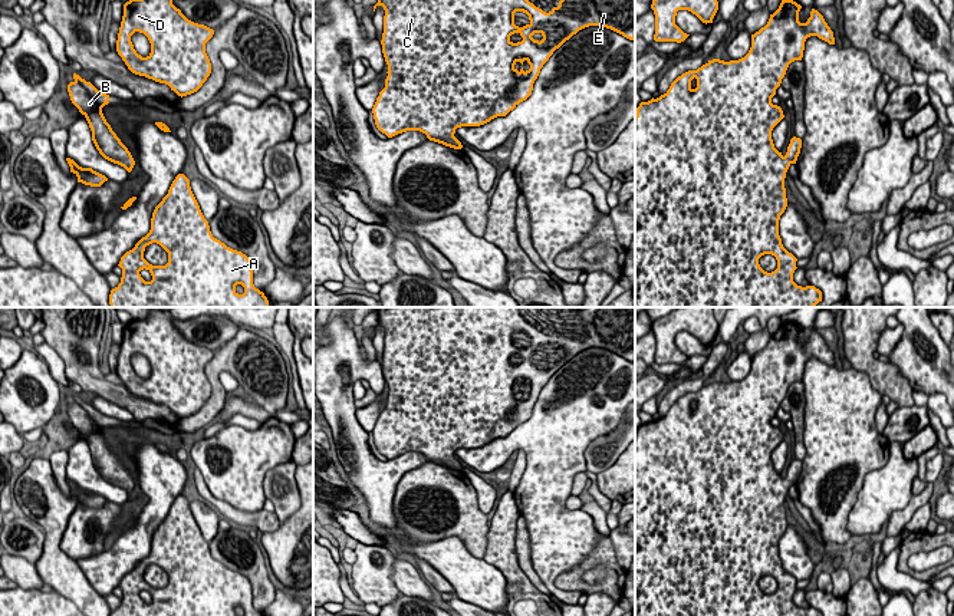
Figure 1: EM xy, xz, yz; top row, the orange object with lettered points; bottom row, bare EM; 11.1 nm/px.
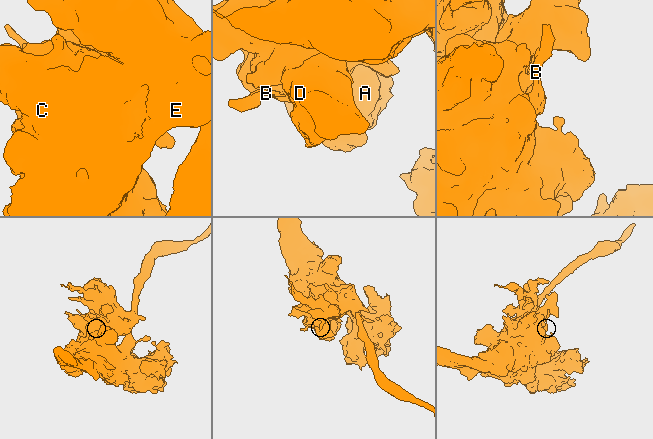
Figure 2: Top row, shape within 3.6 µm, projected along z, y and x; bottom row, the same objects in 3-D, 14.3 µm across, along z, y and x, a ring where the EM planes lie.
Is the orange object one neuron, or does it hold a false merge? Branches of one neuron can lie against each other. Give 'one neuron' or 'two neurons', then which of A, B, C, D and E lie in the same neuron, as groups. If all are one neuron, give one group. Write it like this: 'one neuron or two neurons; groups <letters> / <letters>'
two neurons; groups A C D E / B

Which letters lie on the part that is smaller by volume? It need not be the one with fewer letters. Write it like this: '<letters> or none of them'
B

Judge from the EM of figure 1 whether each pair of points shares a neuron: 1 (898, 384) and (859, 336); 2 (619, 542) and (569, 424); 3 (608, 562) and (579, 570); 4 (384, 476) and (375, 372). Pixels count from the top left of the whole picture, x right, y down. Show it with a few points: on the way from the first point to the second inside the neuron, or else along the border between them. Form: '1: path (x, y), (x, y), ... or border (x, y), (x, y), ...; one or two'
1: path (885, 378), (859, 349); one
2: border (571, 494), (566, 507), (582, 509), (604, 536); two
3: path (601, 560), (591, 560), (586, 565); one
4: path (351, 438), (334, 389), (334, 366), (336, 362); one

